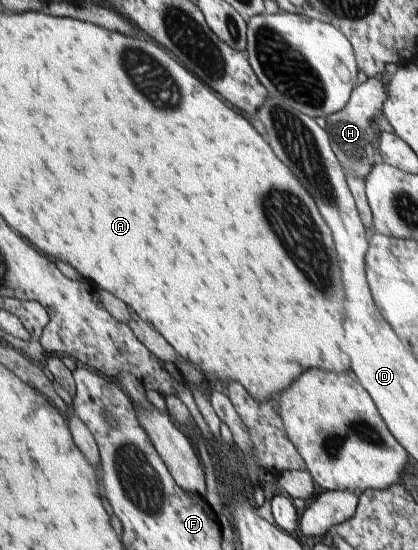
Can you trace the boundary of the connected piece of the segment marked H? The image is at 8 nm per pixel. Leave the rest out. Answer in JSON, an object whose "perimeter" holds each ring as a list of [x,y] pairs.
{"perimeter":[[[385,70],[380,77],[369,77],[362,85],[354,87],[353,95],[350,95],[349,103],[326,119],[326,133],[330,139],[330,147],[336,155],[344,171],[350,171],[348,175],[356,175],[366,179],[371,168],[377,163],[377,145],[372,145],[373,134],[380,131],[374,121],[374,117],[382,115],[382,105],[386,101],[386,87],[390,83],[392,73]]]}

